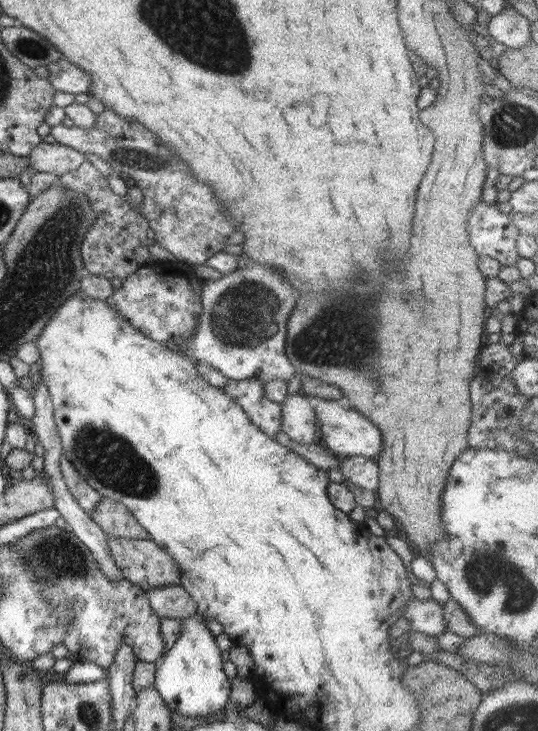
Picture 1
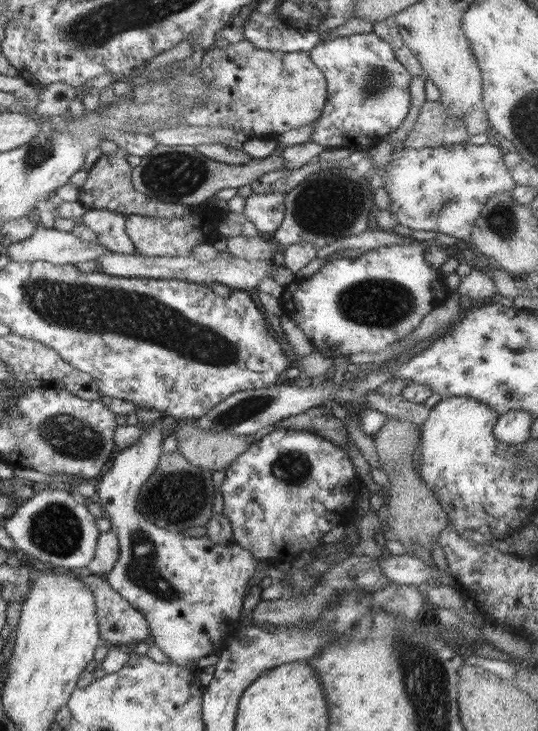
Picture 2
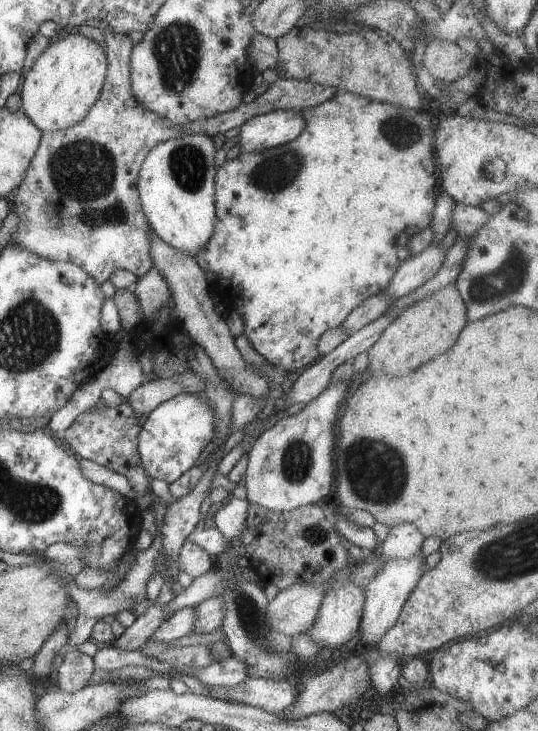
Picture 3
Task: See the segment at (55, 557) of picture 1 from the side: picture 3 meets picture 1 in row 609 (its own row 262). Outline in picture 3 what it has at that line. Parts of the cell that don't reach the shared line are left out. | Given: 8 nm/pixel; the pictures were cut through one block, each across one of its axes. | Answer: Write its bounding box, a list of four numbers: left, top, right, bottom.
[8,30,184,286]

